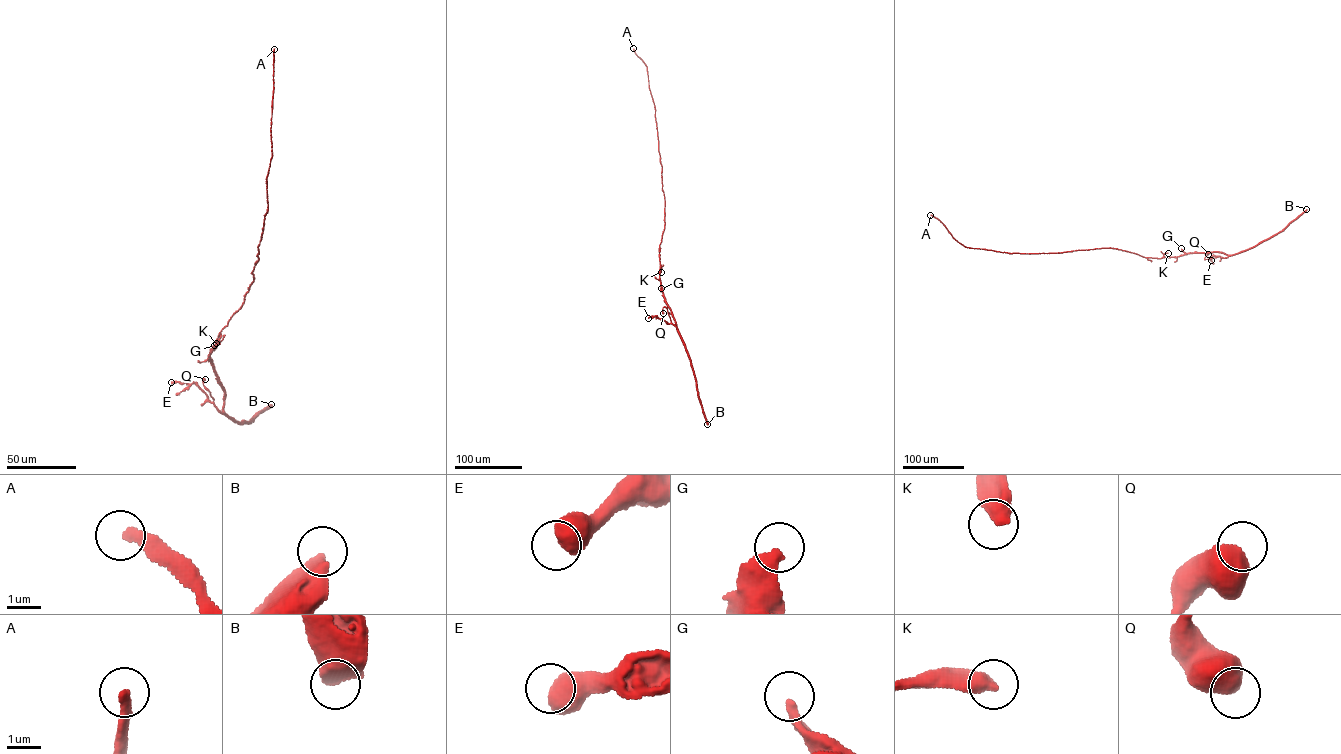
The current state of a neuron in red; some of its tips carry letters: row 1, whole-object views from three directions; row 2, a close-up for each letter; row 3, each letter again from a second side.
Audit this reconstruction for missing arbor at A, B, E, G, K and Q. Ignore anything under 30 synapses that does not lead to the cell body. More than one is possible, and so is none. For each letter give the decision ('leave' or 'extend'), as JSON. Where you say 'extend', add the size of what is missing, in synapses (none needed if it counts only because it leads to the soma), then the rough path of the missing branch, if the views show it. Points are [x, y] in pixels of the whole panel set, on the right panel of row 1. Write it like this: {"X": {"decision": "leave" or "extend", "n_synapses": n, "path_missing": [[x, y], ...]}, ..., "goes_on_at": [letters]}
{"A": {"decision": "extend", "n_synapses": 50}, "B": {"decision": "leave"}, "E": {"decision": "leave"}, "G": {"decision": "leave"}, "K": {"decision": "leave"}, "Q": {"decision": "leave"}, "goes_on_at": ["A"]}

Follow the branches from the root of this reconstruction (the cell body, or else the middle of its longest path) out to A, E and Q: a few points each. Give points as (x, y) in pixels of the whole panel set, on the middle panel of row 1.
A: (664, 223), (655, 105), (647, 66), (633, 48)
E: (664, 223), (659, 247), (660, 278), (677, 329), (655, 317), (648, 318)
Q: (664, 223), (659, 247), (660, 278), (677, 329), (666, 307), (662, 308), (663, 313)

